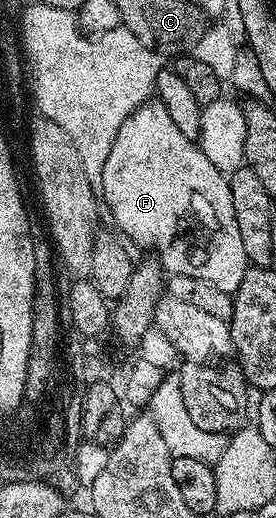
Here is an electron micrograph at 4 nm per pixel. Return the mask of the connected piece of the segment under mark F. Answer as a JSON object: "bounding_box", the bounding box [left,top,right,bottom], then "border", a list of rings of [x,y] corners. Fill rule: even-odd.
{"bounding_box":[98,100,250,295],"border":[[[159,100],[143,102],[118,128],[98,190],[116,221],[115,229],[121,235],[149,234],[148,242],[169,275],[194,276],[235,295],[250,263],[234,220],[228,178],[170,120]]]}

